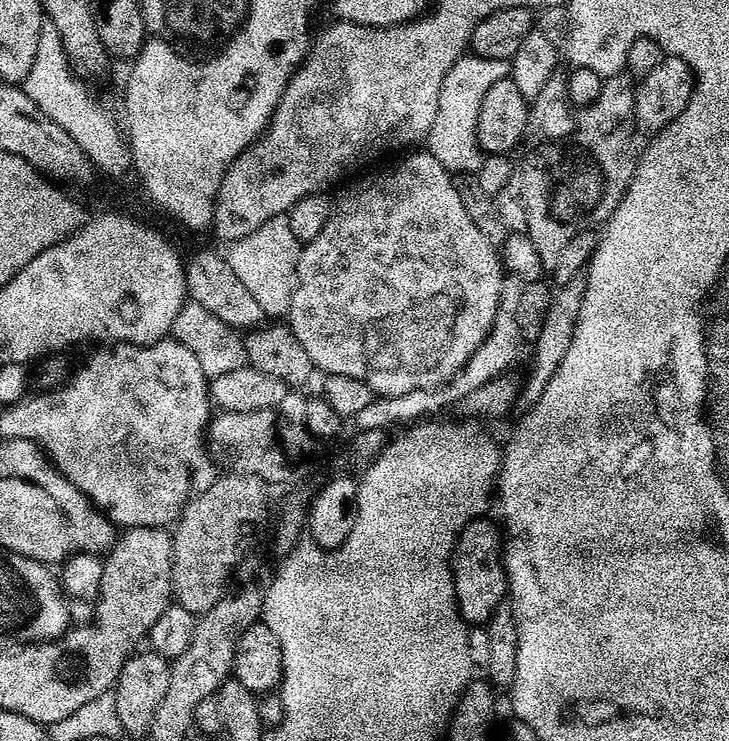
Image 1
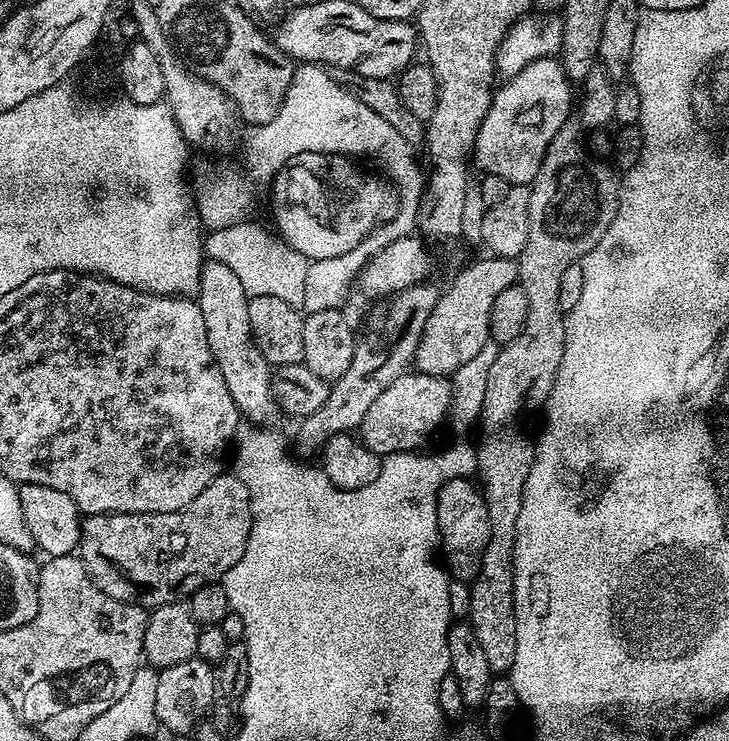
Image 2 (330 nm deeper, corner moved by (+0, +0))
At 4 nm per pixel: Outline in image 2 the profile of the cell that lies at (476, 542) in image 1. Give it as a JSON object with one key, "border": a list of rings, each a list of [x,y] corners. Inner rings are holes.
{"border":[[[450,478],[440,485],[436,495],[438,518],[438,548],[444,551],[443,567],[452,580],[471,582],[476,579],[482,566],[484,551],[490,538],[490,518],[486,510],[483,491],[471,479]]]}

